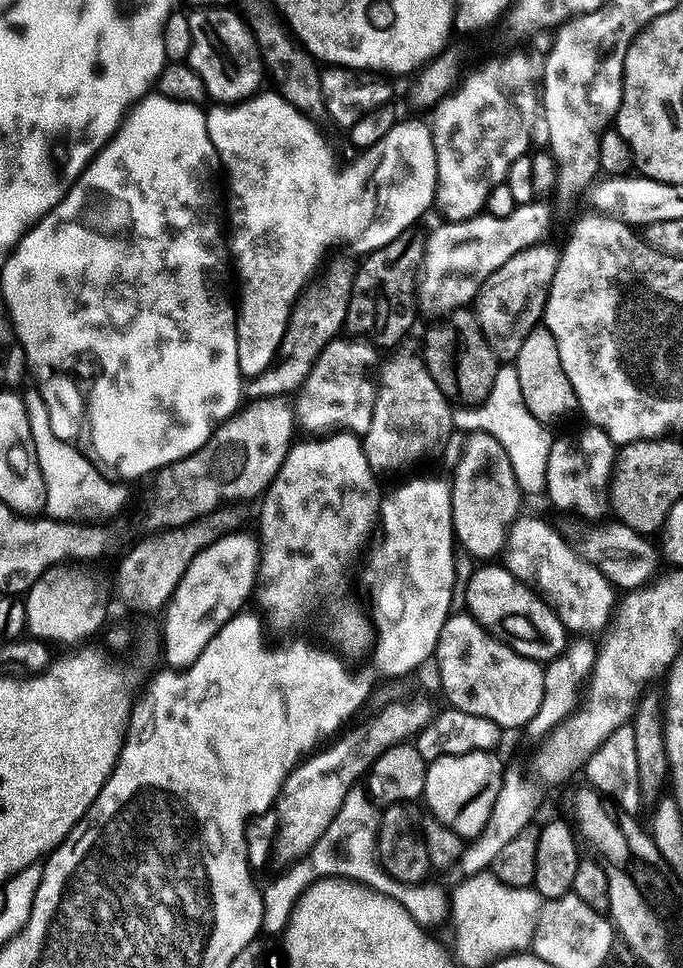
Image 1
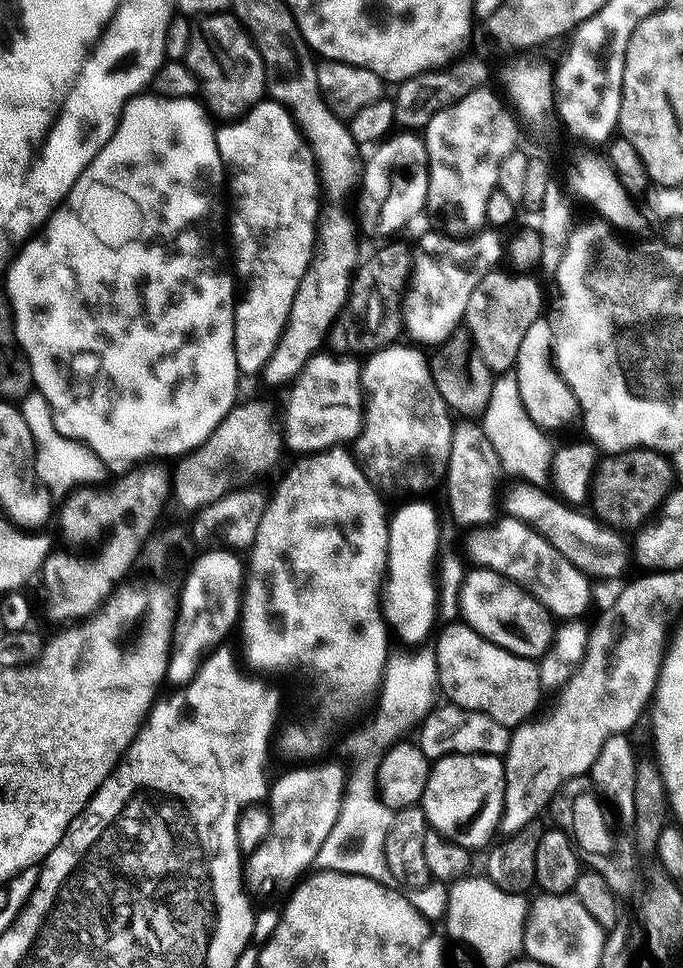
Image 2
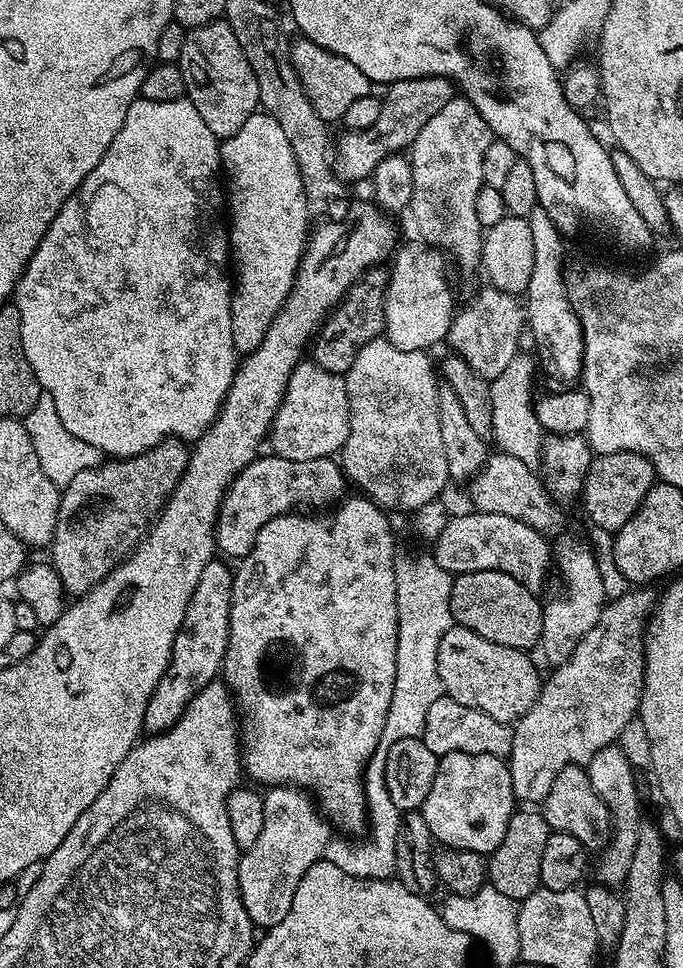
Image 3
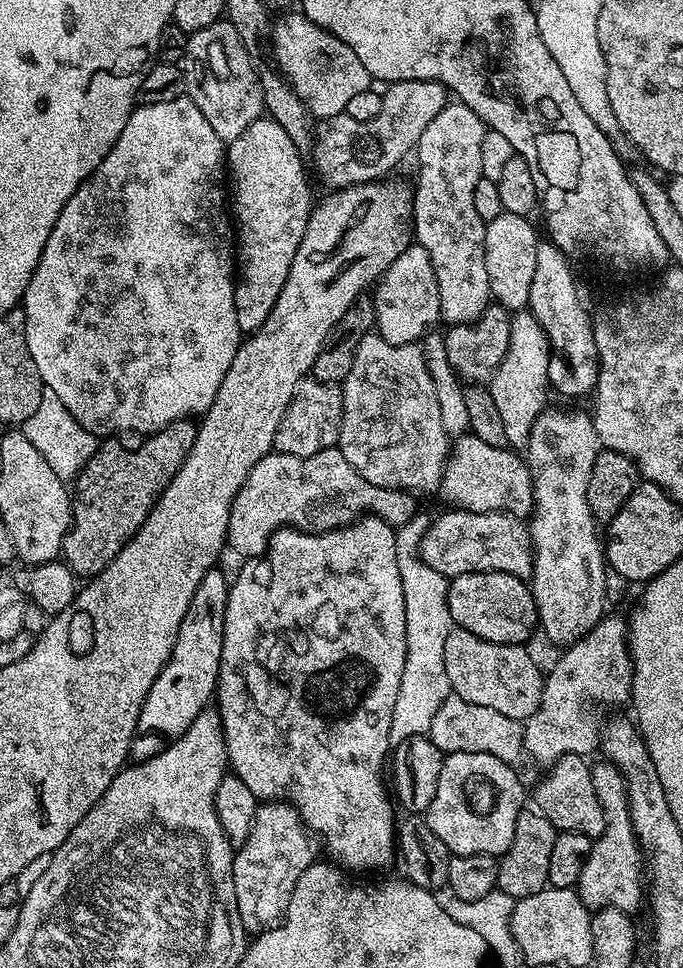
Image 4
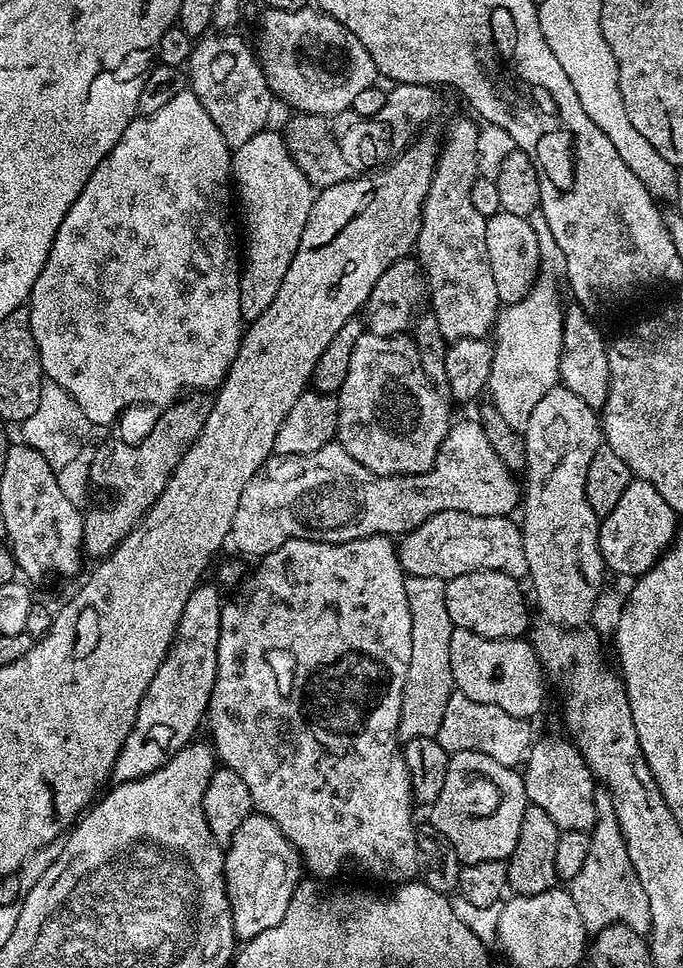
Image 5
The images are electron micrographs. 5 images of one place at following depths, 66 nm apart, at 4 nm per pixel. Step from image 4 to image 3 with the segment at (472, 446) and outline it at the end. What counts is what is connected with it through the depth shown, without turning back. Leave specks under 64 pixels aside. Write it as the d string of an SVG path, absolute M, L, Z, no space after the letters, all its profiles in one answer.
M502 451L489 455L479 465L480 473L472 480L471 507L478 512L490 514L506 514L506 518L514 518L526 526L540 532L546 538L553 538L564 528L564 512L559 508L551 492L544 486L543 479L533 465L518 462Z

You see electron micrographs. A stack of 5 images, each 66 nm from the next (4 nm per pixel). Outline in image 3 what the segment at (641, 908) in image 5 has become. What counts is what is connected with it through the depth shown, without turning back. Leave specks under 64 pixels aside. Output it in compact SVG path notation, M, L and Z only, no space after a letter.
M609 746L598 750L594 758L586 761L590 786L602 798L604 805L608 807L608 815L612 821L612 831L608 841L608 847L599 853L600 865L596 872L599 883L609 886L620 886L628 875L633 875L634 865L638 860L638 849L640 847L640 792L636 789L636 776L632 773L632 764L628 761L626 753L620 746Z

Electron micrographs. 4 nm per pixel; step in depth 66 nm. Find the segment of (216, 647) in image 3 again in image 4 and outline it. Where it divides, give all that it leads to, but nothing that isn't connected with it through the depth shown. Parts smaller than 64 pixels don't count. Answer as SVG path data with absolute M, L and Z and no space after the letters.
M220 570L208 572L206 578L198 582L198 590L194 590L194 598L190 598L186 618L182 618L182 626L178 626L170 658L158 678L154 678L154 686L150 686L150 694L146 694L144 699L132 739L130 756L133 761L149 760L151 756L166 750L169 744L186 734L194 718L209 707L216 691L216 680L220 676L222 630L229 587L229 577L224 577Z

